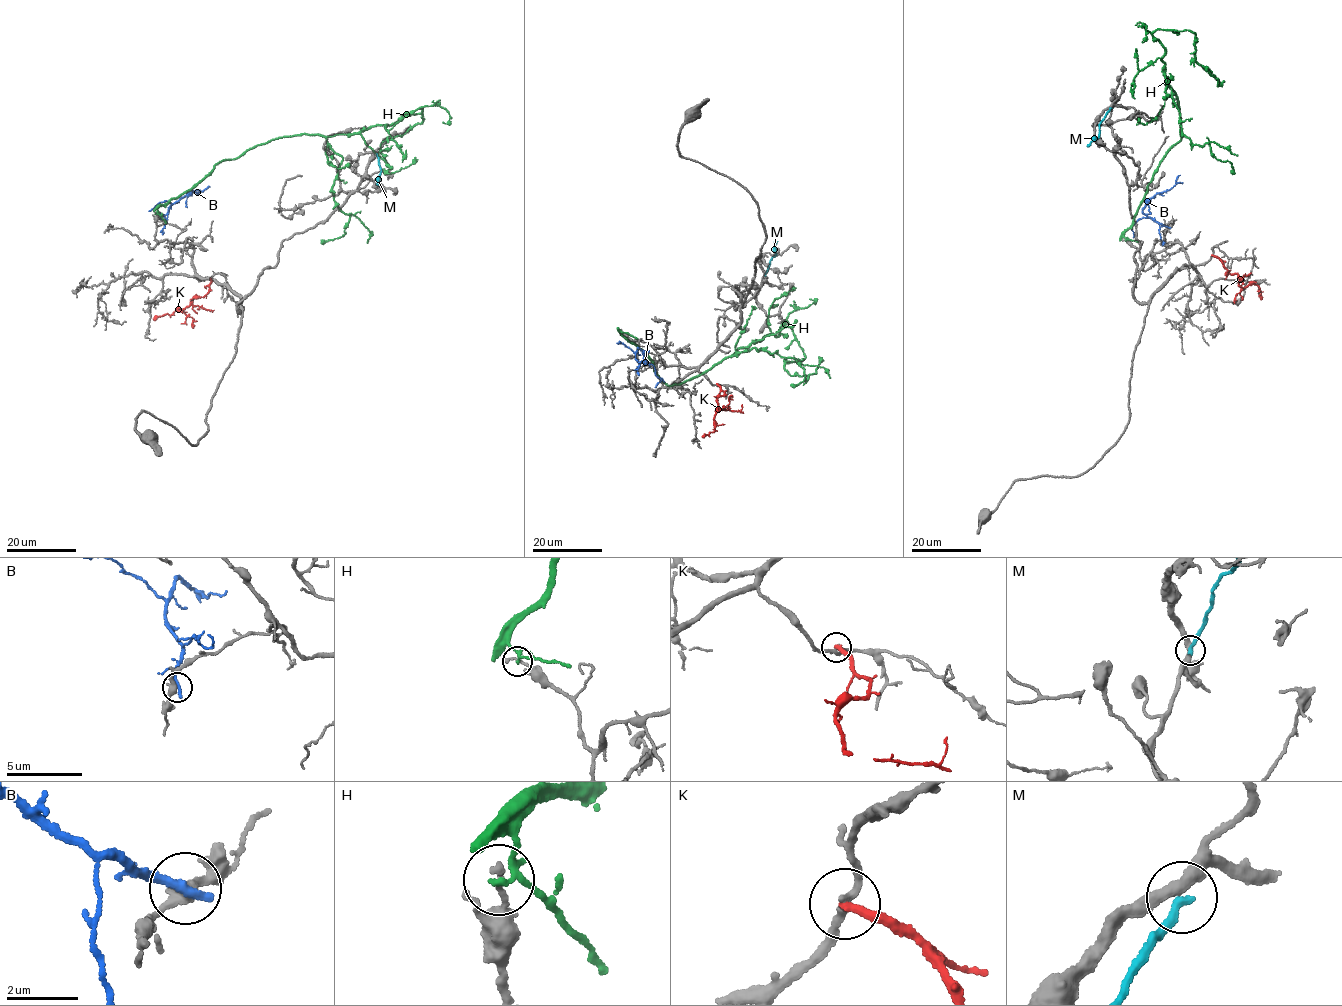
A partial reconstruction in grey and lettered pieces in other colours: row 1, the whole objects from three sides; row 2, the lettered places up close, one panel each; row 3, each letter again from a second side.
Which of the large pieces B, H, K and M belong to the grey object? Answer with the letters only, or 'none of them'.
none of them

